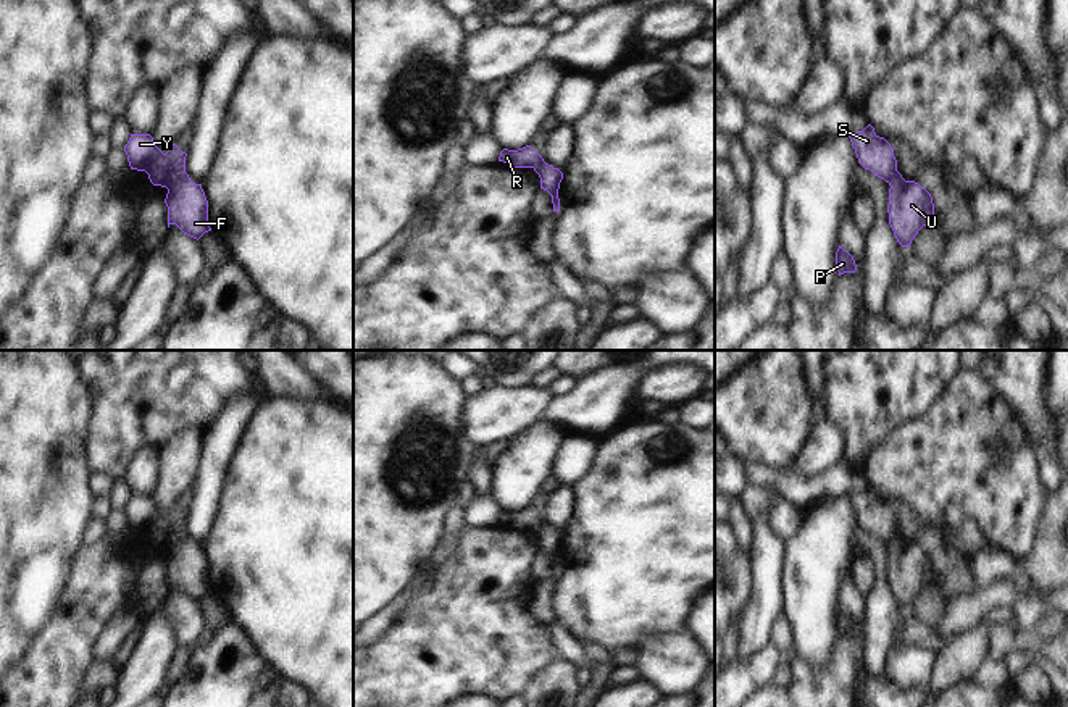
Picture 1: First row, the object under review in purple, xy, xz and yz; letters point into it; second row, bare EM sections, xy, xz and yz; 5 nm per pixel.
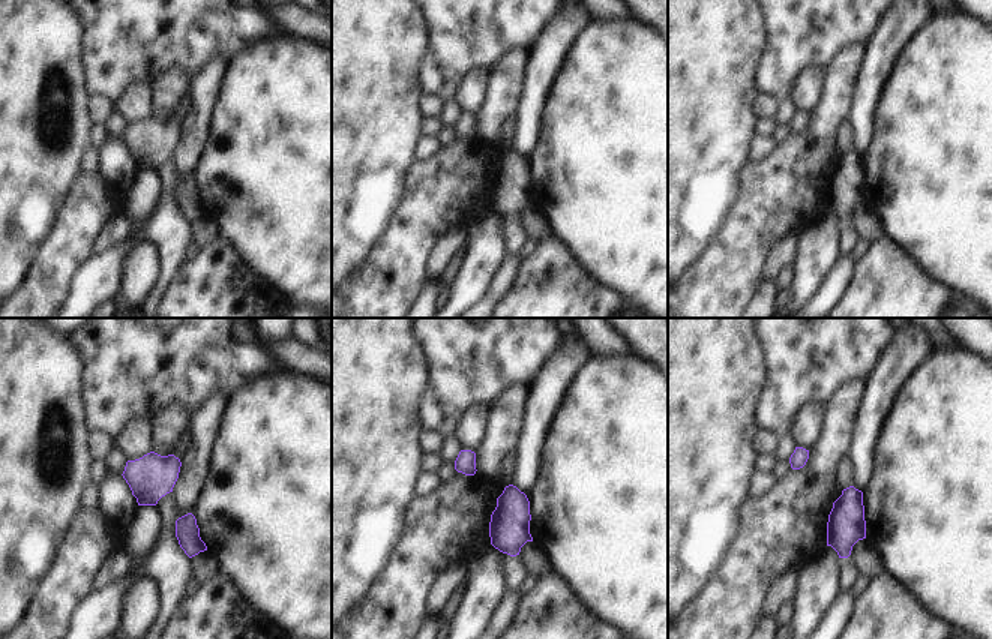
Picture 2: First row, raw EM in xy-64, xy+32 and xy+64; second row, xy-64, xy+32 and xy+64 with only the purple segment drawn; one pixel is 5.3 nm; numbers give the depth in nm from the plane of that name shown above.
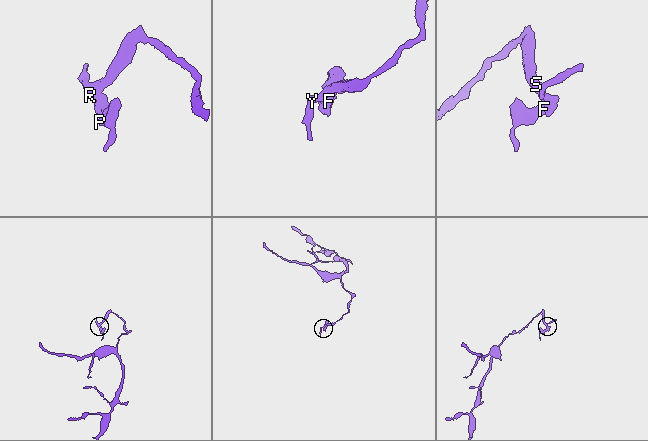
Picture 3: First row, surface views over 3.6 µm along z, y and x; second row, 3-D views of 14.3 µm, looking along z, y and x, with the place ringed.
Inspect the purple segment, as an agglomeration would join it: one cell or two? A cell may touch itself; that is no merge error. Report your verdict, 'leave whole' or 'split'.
split

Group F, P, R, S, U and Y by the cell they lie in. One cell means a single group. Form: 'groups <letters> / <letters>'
groups F P U / R S Y

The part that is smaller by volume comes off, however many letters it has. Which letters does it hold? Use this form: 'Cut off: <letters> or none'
Cut off: F, P, U

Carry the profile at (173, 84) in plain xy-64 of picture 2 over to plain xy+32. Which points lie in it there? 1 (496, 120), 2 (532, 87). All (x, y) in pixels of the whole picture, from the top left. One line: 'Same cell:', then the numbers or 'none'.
Same cell: 1

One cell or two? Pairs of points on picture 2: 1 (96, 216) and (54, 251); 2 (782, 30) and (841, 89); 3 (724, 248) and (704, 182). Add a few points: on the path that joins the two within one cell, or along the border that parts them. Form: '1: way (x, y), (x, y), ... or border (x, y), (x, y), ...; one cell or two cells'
1: way (86, 225), (65, 246); one cell
2: border (850, 45), (844, 47), (823, 68); two cells
3: border (718, 234), (707, 245); two cells

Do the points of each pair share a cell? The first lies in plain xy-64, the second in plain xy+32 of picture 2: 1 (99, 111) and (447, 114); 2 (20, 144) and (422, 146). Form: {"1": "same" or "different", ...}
{"1": "different", "2": "different"}

